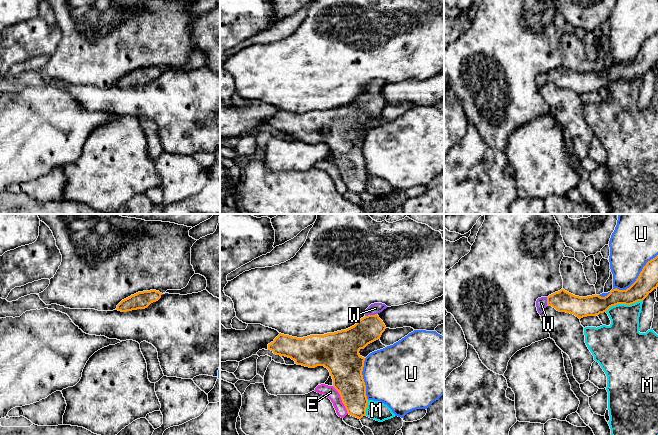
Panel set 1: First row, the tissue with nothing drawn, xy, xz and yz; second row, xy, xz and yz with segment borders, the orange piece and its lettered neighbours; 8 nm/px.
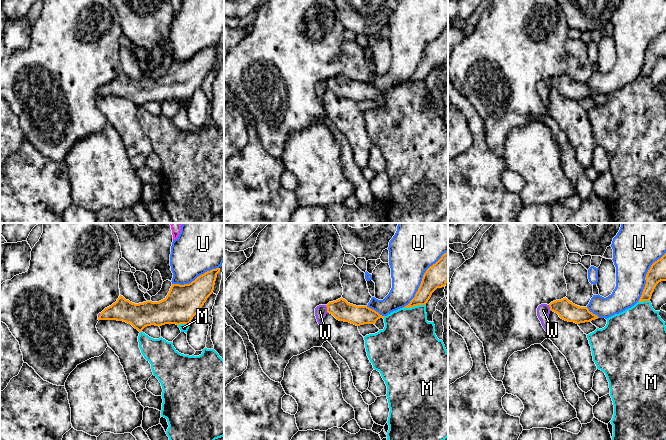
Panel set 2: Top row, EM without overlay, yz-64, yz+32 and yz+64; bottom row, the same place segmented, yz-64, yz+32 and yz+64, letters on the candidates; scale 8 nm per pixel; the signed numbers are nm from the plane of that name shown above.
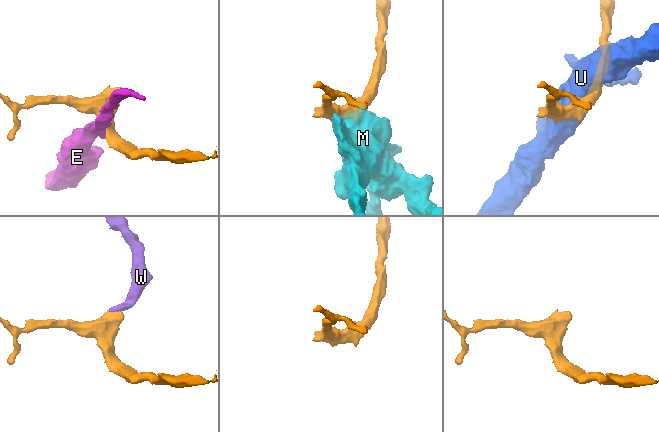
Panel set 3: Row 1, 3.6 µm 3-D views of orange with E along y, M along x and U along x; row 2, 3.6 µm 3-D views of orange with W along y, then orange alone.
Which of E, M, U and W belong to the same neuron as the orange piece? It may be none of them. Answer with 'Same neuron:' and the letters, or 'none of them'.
Same neuron: W

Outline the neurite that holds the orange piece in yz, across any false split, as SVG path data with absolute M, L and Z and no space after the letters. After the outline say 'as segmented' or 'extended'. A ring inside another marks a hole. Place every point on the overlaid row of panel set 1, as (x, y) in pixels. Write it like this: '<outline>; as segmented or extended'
M658 255L646 263L636 281L626 290L615 288L605 297L596 294L579 297L561 289L548 297L538 298L536 307L539 314L547 306L552 306L559 312L570 313L581 319L587 316L598 316L618 304L631 305L643 301L657 287Z; extended

